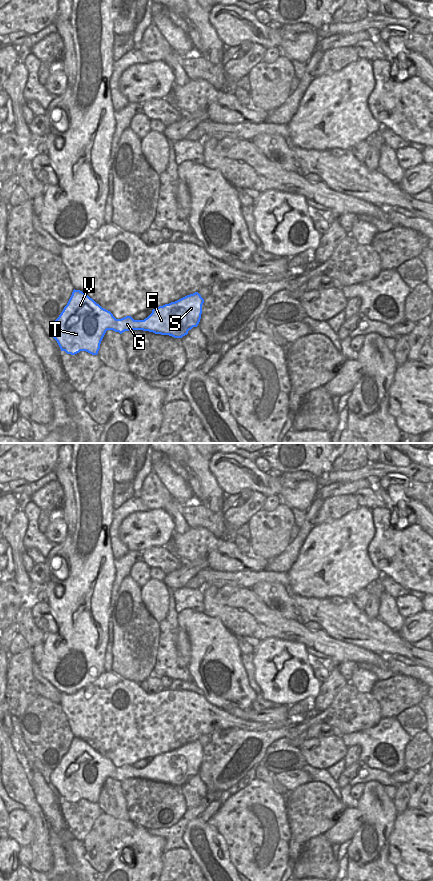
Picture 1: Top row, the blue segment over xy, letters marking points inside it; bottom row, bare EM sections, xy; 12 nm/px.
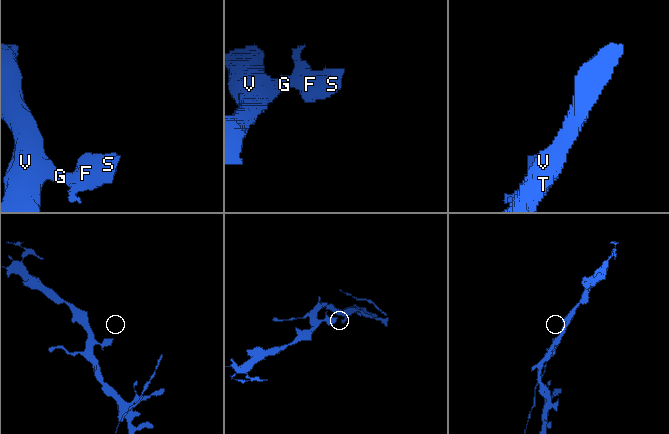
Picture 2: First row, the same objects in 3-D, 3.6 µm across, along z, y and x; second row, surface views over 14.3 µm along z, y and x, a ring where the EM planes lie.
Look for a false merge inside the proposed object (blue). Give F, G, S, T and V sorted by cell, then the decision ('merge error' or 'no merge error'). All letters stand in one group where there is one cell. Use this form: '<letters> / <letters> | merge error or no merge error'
F G S T V | no merge error

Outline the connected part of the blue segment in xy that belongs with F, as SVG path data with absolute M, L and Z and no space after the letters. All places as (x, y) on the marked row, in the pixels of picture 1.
M74 289L67 305L51 325L50 333L61 351L67 354L86 351L97 355L107 330L120 334L129 330L143 330L182 338L198 326L203 303L204 299L195 292L156 307L144 320L134 320L131 316L116 319L84 292Z

